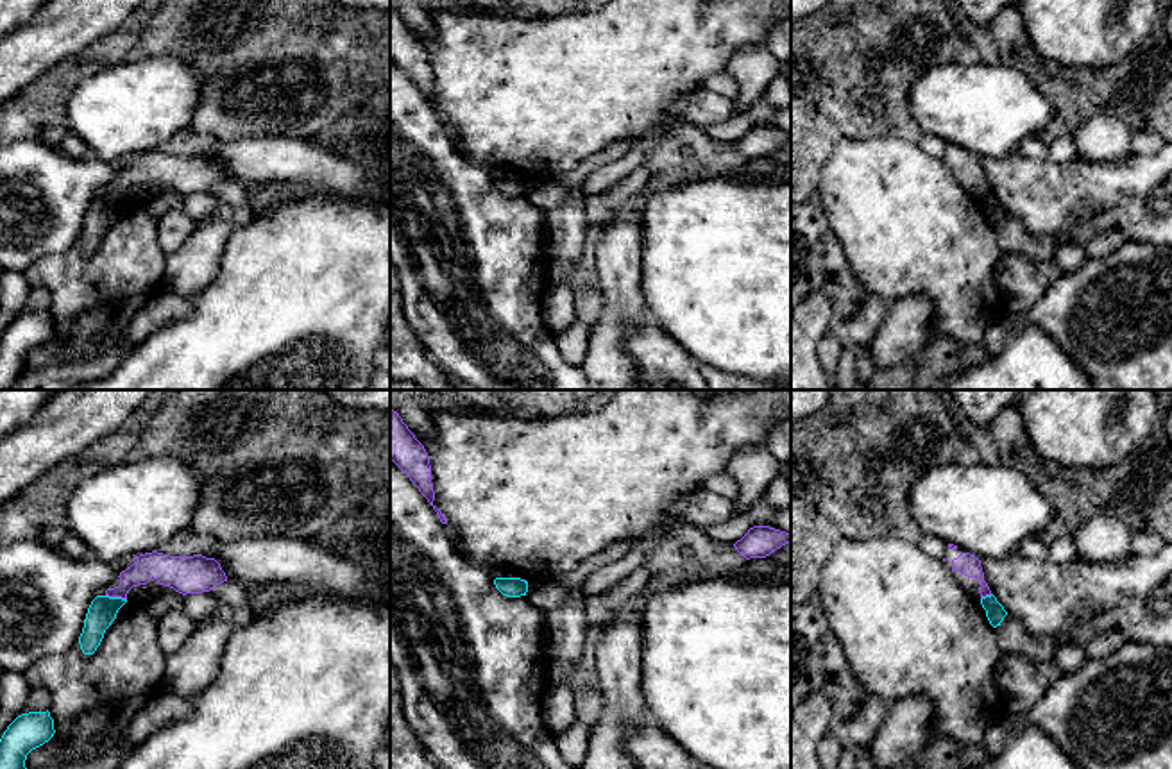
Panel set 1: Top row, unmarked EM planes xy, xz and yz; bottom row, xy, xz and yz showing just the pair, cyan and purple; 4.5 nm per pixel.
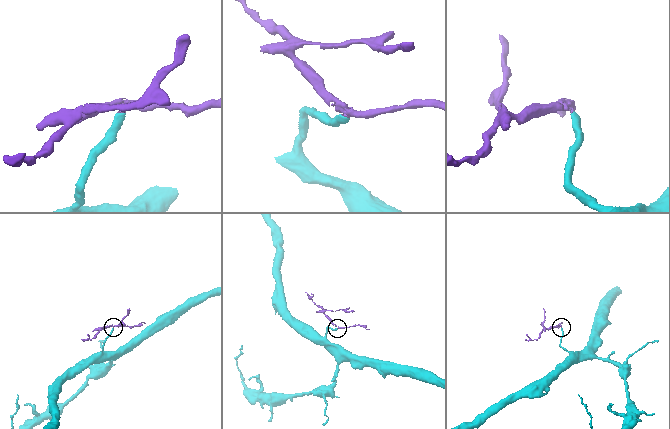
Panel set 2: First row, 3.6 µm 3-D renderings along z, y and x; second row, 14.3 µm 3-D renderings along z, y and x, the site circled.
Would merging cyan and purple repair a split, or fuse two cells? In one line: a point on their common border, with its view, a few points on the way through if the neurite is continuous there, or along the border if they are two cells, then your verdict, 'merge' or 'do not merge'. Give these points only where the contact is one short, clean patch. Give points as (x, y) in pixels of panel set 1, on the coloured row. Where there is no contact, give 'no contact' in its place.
xy (117, 598) | along xy (106, 594), (126, 599) | do not merge

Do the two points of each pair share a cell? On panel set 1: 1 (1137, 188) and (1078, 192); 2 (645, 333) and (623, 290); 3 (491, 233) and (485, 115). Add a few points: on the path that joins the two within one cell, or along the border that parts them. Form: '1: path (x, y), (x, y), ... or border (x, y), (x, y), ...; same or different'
1: path (1122, 192), (1092, 192); same
2: border (645, 319), (625, 342), (637, 365); different
3: border (464, 156), (482, 167); different

